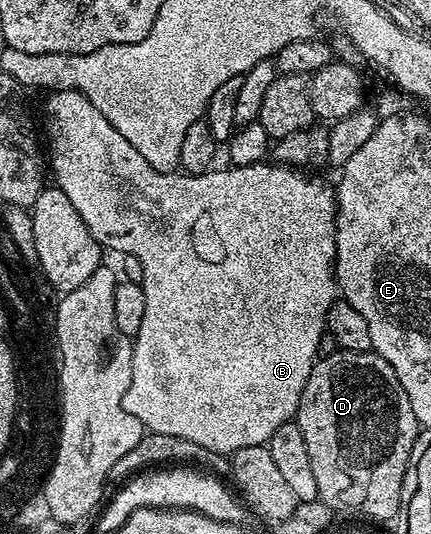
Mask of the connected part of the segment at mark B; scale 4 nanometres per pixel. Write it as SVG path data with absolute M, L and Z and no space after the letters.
M65 90L52 91L43 104L43 120L47 123L47 140L51 143L49 152L49 172L55 175L54 187L59 188L73 202L73 210L81 214L81 222L89 226L89 234L104 249L116 248L119 254L130 254L141 262L143 271L142 286L145 290L145 318L141 321L141 330L133 337L131 357L133 374L129 390L125 390L123 409L133 418L142 422L147 432L173 434L173 438L189 438L189 442L213 450L230 454L245 446L266 445L273 438L277 426L292 423L300 402L301 390L309 378L311 368L320 355L322 336L327 327L327 311L337 300L337 281L335 278L335 190L326 184L319 174L308 174L296 167L287 167L276 162L264 162L253 166L216 167L205 174L189 176L182 171L159 172L85 98L80 92Z

